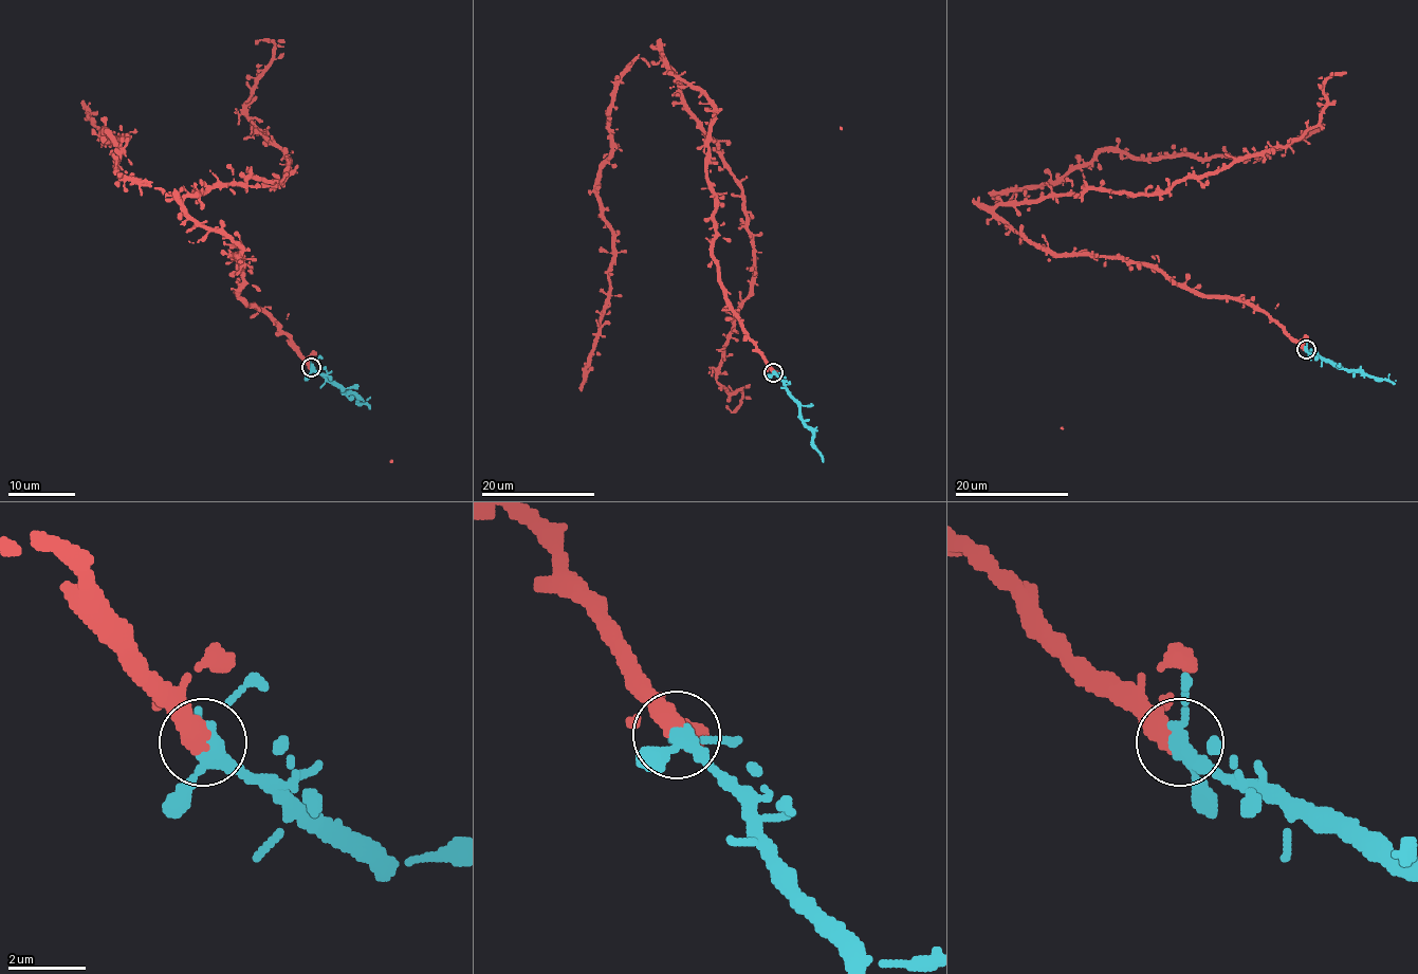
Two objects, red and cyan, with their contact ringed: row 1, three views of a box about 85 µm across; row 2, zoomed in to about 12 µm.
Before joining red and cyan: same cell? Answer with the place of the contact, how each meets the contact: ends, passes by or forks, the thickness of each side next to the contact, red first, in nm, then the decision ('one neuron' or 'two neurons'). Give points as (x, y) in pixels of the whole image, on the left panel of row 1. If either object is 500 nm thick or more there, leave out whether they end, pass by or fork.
place (311, 367); red ends; cyan forks; calibres 440 and 320 nm; one neuron

